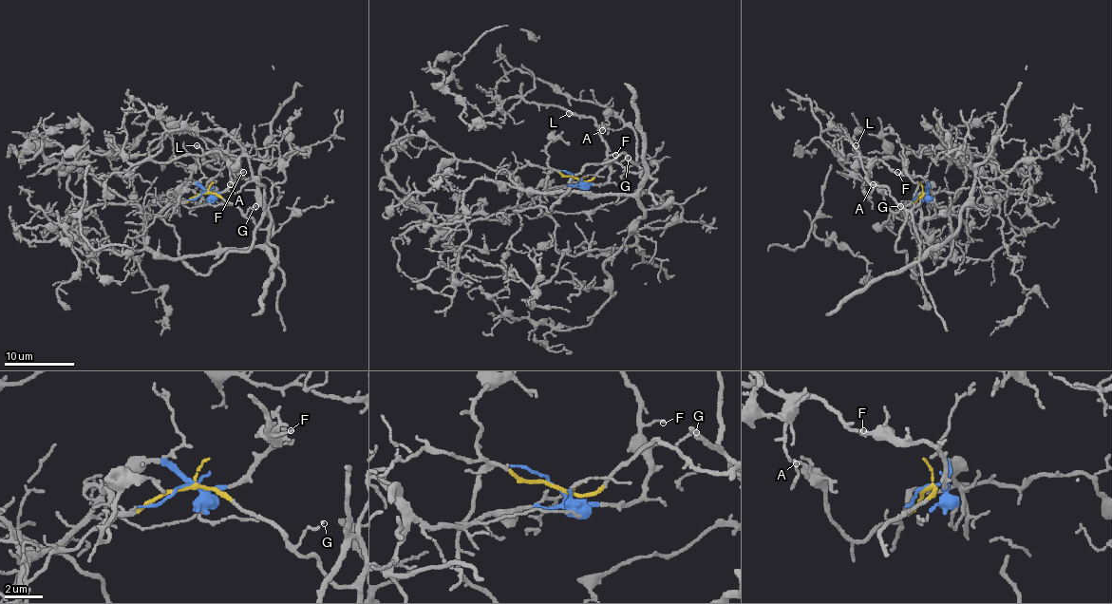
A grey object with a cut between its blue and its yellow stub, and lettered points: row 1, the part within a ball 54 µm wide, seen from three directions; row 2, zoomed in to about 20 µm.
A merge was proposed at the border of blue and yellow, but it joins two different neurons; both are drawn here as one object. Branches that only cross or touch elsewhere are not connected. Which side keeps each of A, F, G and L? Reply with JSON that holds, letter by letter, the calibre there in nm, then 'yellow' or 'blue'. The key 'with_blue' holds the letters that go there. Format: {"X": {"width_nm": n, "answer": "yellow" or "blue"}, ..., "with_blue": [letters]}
{"A": {"width_nm": 120, "answer": "blue"}, "F": {"width_nm": 110, "answer": "blue"}, "G": {"width_nm": 100, "answer": "yellow"}, "L": {"width_nm": 160, "answer": "blue"}, "with_blue": ["A", "F", "L"]}

